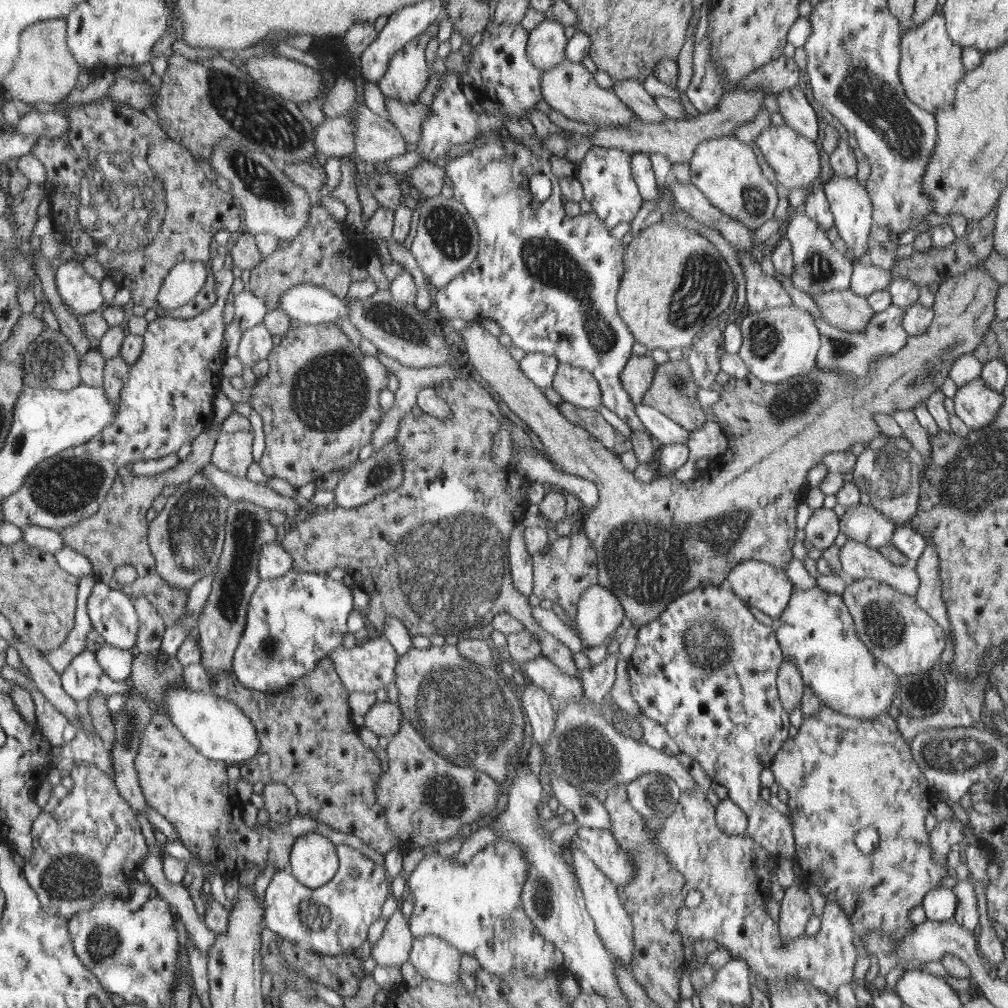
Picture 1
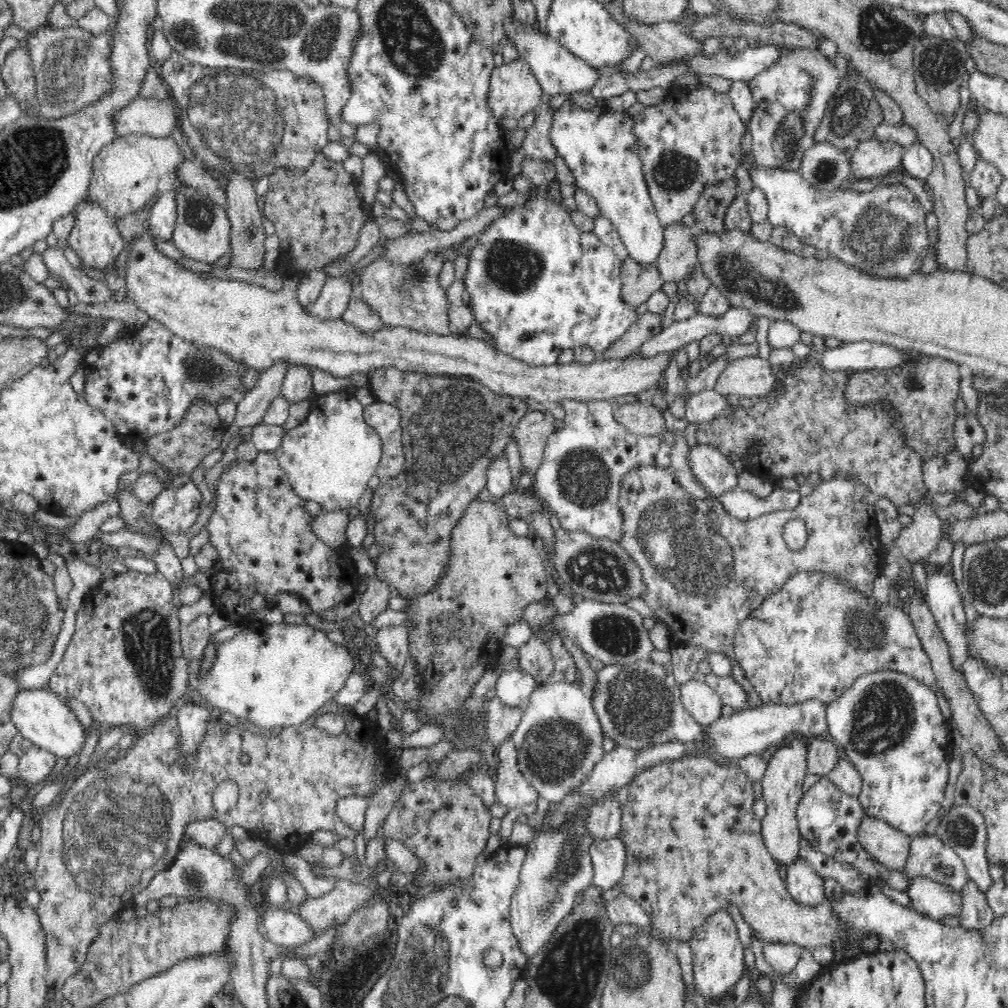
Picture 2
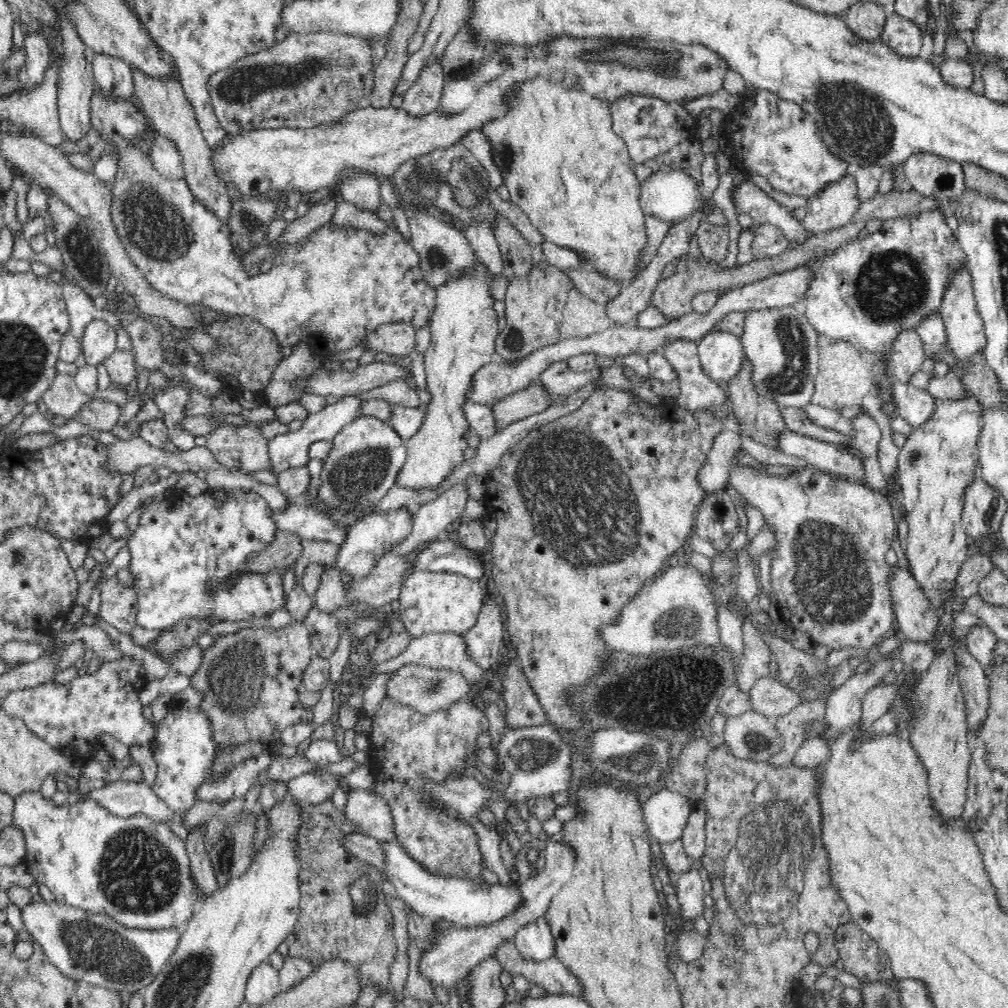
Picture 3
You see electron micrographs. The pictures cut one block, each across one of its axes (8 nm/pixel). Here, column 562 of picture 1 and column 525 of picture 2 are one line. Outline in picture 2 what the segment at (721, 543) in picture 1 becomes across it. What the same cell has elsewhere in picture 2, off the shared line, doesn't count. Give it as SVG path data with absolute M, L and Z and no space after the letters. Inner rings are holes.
M551 410L525 414L514 430L523 471L534 476L542 465L549 437L555 432Z

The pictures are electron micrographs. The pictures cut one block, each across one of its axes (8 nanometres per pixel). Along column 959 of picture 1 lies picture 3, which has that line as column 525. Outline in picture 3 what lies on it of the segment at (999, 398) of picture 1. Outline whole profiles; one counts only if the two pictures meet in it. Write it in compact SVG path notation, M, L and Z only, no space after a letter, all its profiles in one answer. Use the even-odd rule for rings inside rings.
M533 381L528 387L515 394L496 400L493 404L493 412L496 420L497 432L508 428L514 422L520 422L528 416L540 414L550 408L550 397L555 397L546 393L542 383Z

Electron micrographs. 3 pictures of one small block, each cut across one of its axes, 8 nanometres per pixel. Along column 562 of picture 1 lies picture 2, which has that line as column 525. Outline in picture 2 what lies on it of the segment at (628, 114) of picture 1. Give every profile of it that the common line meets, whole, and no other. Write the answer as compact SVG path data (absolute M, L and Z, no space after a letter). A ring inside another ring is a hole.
M518 58L509 64L503 64L492 70L488 84L488 97L485 102L488 103L488 108L492 111L499 121L505 123L513 123L524 114L536 111L538 106L546 100L545 92L534 76L532 69L522 59Z

